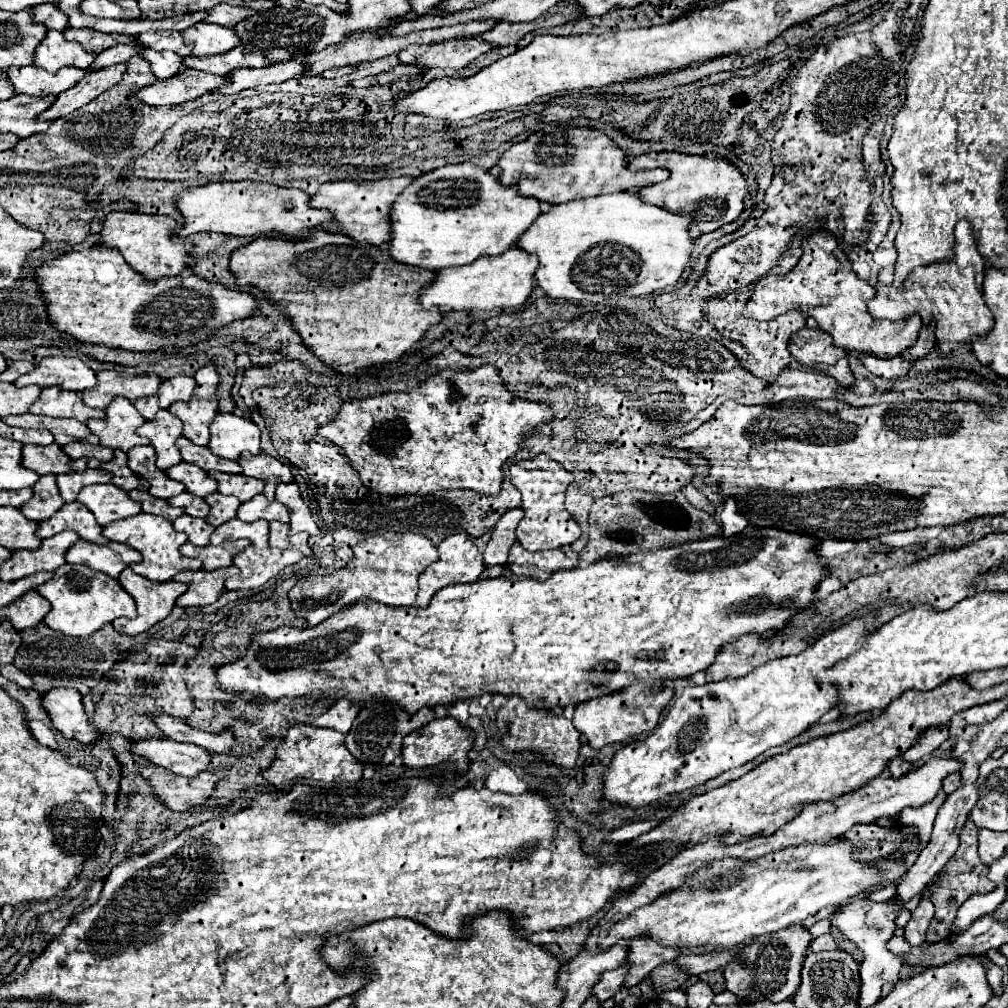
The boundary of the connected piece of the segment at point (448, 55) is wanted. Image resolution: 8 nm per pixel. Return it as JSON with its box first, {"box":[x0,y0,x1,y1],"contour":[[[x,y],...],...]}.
{"box":[399,38,493,68],"contour":[[[463,38],[463,40],[447,40],[439,44],[427,46],[409,46],[399,52],[399,60],[403,64],[415,64],[423,68],[465,68],[477,56],[491,50],[493,44],[481,38]]]}

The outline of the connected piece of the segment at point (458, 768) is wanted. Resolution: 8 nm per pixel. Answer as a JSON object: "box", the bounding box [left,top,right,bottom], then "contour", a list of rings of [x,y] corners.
{"box":[401,716,473,776],"contour":[[[447,716],[439,720],[435,718],[427,726],[415,730],[415,734],[407,734],[407,738],[403,738],[403,750],[401,750],[403,766],[423,770],[423,768],[433,768],[441,762],[453,762],[455,772],[463,776],[469,770],[467,752],[471,750],[471,746],[473,746],[473,732],[469,728],[463,728],[453,718],[447,718]]]}

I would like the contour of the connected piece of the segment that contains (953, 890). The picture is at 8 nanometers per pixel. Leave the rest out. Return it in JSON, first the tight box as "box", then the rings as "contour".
{"box":[927,818,995,942],"contour":[[[967,818],[961,834],[959,834],[959,848],[955,854],[949,858],[949,862],[943,866],[939,876],[935,876],[929,884],[927,890],[931,890],[931,902],[935,906],[935,916],[927,928],[927,942],[941,942],[953,932],[953,920],[957,916],[959,906],[973,894],[987,894],[995,890],[995,882],[987,878],[987,866],[981,862],[977,854],[977,826]]]}

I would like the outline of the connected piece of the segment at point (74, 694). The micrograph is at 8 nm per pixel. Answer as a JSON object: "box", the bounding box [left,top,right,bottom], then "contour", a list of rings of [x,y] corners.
{"box":[41,688,99,744],"contour":[[[51,688],[43,698],[41,706],[47,710],[53,728],[65,738],[73,738],[83,744],[93,744],[99,734],[87,720],[81,704],[81,694],[75,688]]]}

